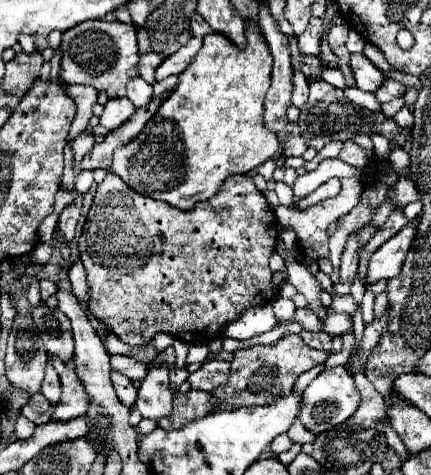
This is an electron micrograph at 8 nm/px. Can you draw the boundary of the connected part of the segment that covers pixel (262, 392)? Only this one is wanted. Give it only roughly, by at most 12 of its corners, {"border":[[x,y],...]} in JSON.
{"border":[[299,335],[233,353],[211,411],[265,405],[327,359]]}

